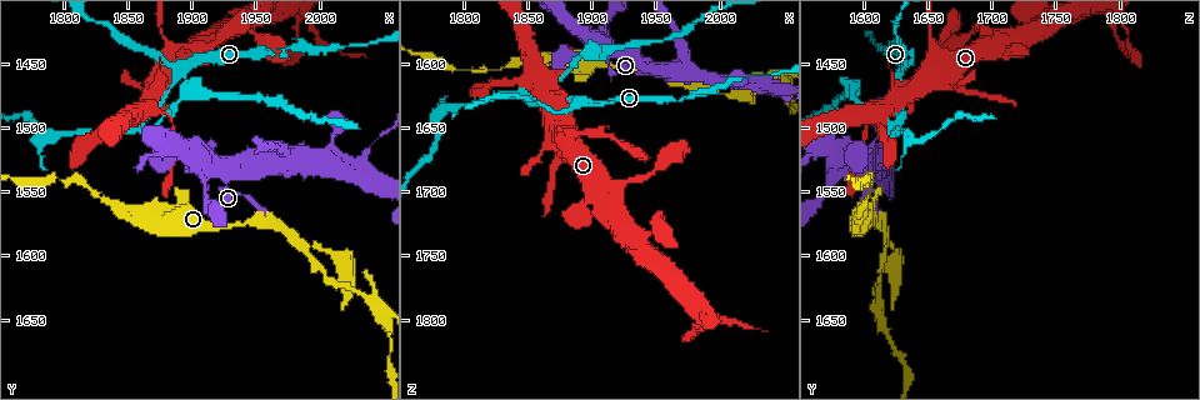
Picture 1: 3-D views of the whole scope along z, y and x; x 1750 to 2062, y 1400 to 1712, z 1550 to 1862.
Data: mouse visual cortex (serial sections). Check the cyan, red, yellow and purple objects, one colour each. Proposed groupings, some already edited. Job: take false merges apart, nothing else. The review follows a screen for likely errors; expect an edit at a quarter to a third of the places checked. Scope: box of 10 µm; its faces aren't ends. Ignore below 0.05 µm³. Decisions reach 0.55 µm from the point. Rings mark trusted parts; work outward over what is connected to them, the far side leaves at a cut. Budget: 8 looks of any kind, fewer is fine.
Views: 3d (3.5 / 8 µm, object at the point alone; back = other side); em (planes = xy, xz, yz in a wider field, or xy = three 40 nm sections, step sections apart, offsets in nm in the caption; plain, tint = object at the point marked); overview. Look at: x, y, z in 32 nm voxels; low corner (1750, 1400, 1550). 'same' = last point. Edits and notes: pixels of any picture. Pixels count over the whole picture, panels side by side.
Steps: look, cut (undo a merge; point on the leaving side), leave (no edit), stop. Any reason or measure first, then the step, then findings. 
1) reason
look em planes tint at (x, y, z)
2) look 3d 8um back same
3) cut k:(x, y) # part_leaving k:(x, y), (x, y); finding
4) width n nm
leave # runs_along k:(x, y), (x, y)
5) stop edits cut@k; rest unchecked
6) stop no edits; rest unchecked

look 3d 3.5um at (1896, 1452, 1630)

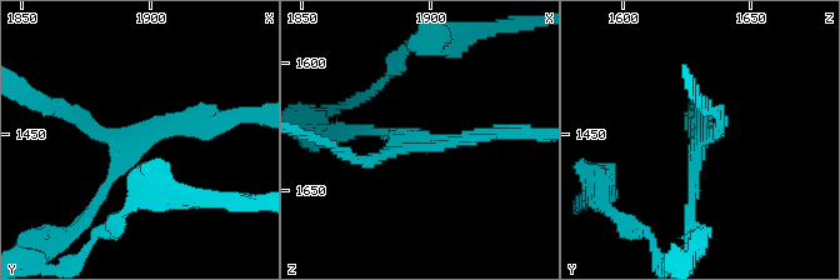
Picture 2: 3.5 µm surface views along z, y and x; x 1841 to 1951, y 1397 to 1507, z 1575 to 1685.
arms 3; arm_widths 150, 150, 200 nm
look em xy step 1 tint at (1897, 1453, 1631)

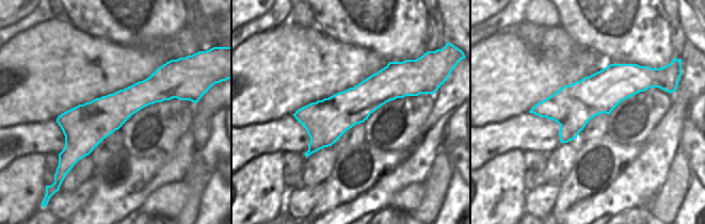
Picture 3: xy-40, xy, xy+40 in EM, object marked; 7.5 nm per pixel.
cut it another way
look em xy step 2 tint same

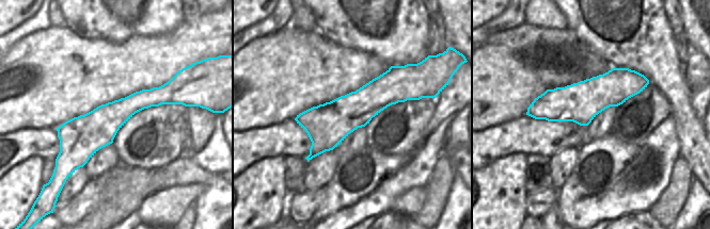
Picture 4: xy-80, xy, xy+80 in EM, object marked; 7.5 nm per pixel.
leave # runs_along 4:(180, 96), (130, 104), (61, 161); one cell here

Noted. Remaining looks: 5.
narrows sharply
look 3d 3.5um at (1858, 1496, 1628)

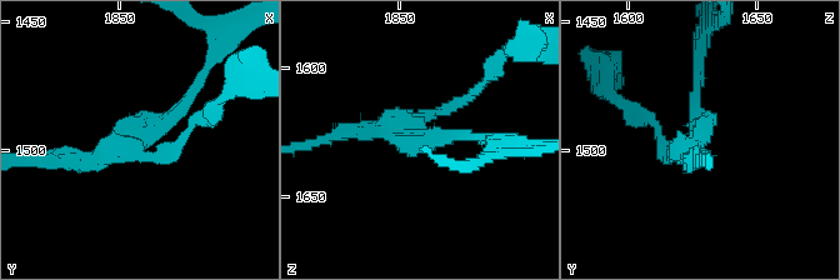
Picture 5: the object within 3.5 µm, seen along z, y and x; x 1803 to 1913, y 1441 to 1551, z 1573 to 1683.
arms 3; arm_widths 150, 150, 200 nm
look em xy step 1 tint at (1858, 1496, 1626)

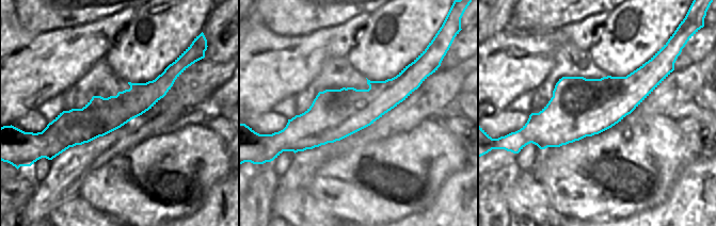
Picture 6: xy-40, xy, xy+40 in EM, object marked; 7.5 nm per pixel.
cut 5:(126, 158) # part_leaving 5:(696, 126), (674, 156), (661, 138); a second cell is stuck on

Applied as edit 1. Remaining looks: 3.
two arms at a narrow angle
look 3d 3.5um at (2004, 1526, 1612)

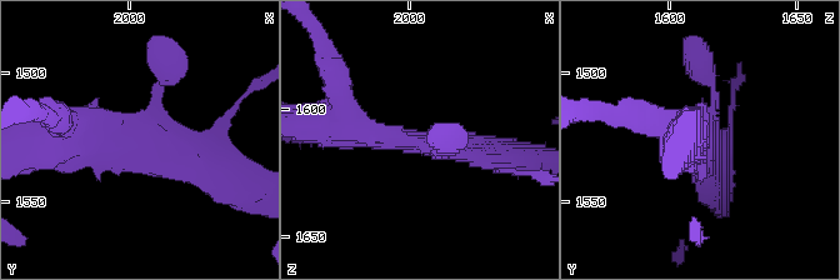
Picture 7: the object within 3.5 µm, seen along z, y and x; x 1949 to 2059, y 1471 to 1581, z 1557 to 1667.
arms 4; arm_widths 100, 300, 350, 400 nm; need the tissue
look em xy step 3 tint at (2005, 1527, 1614)

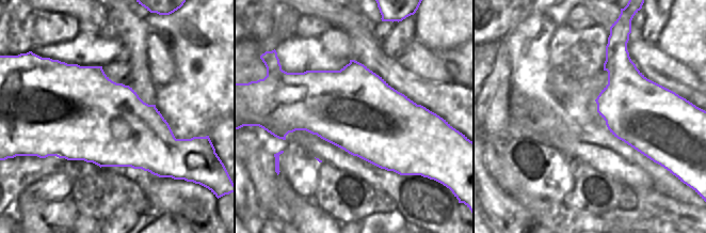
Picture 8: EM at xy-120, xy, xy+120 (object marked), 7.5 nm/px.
leave # continuous, no second cell

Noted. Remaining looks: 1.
stop edits cut@5; rest unchecked

